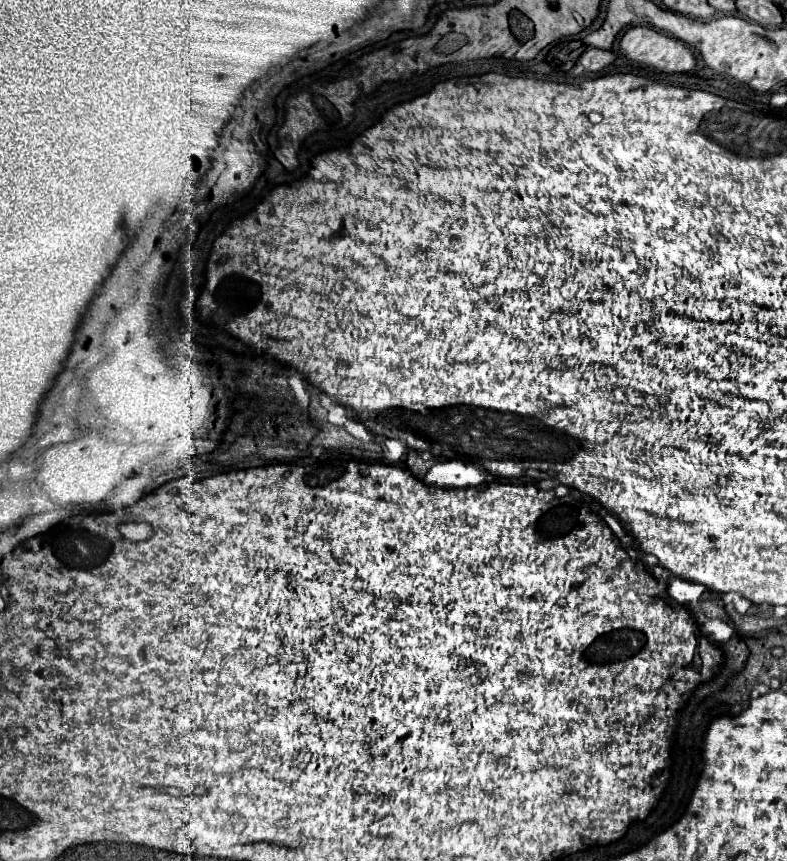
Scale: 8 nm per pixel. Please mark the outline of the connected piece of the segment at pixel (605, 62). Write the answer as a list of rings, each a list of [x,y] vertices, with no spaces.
[[[589,47],[589,49],[581,55],[579,63],[581,63],[587,71],[597,73],[597,71],[609,67],[611,63],[615,63],[615,59],[617,59],[617,55],[615,55],[613,51],[603,51],[603,49],[591,49],[591,47]]]

